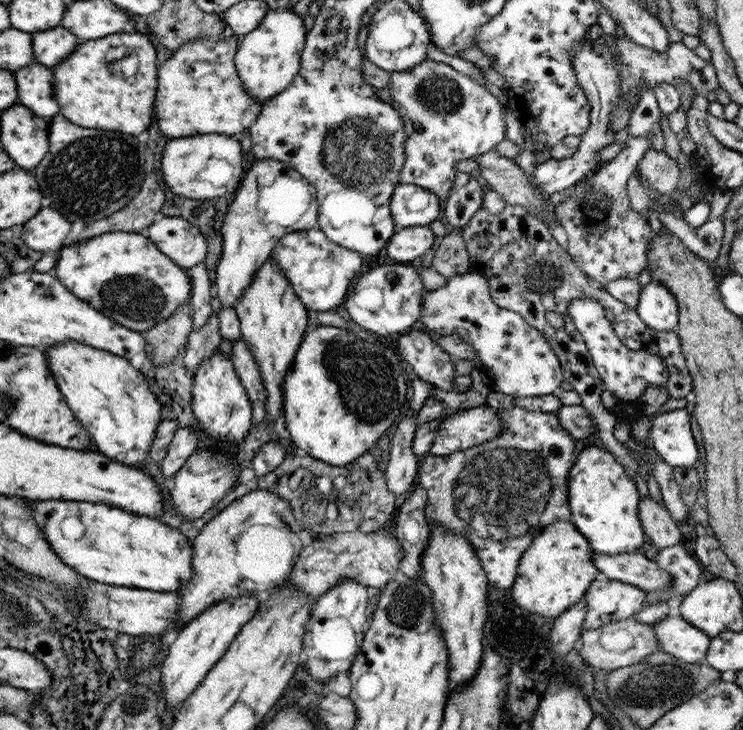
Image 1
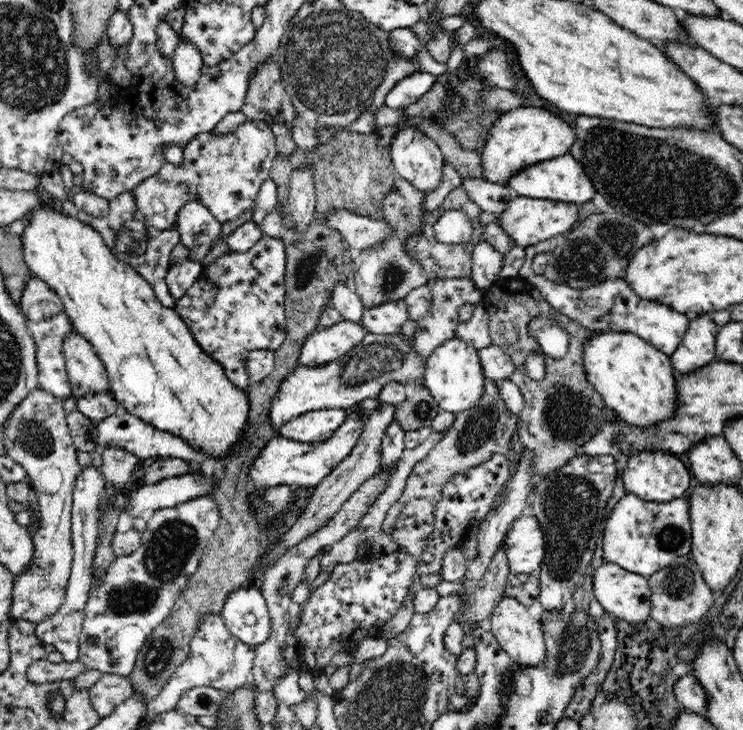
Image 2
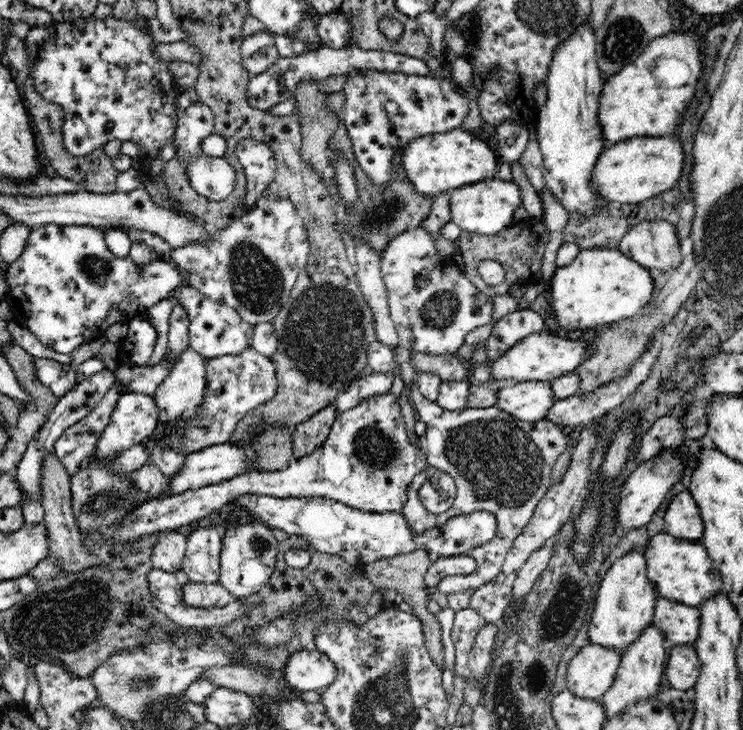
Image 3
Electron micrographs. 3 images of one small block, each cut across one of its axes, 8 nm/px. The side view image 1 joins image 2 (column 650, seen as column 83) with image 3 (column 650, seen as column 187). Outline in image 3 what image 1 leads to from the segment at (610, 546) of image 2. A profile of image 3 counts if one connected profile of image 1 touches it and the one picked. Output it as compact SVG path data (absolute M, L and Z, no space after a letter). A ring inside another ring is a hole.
M660 532L650 537L643 555L648 580L655 586L658 597L698 607L708 597L723 591L720 573L707 553L707 548L698 540L681 539Z

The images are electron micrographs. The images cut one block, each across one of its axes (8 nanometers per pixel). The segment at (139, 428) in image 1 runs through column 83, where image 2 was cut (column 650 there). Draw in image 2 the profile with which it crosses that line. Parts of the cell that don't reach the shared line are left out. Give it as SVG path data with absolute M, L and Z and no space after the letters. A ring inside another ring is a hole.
M598 332L584 343L584 374L589 384L596 389L610 413L620 416L622 421L634 427L649 427L669 419L676 410L676 381L677 375L671 360L664 352L649 344L643 338L632 332Z

